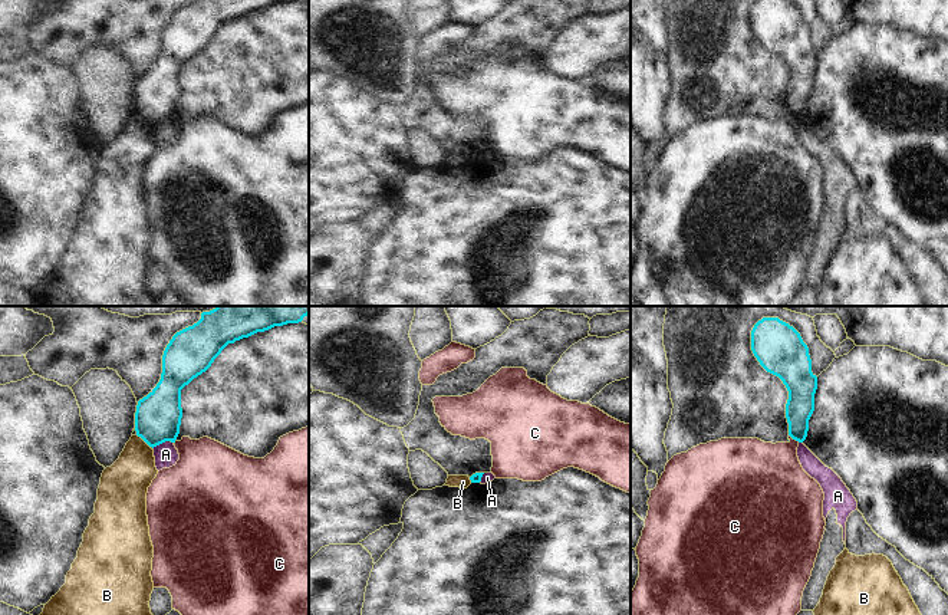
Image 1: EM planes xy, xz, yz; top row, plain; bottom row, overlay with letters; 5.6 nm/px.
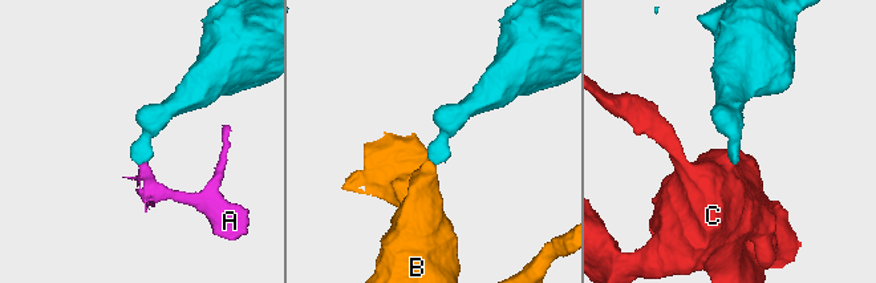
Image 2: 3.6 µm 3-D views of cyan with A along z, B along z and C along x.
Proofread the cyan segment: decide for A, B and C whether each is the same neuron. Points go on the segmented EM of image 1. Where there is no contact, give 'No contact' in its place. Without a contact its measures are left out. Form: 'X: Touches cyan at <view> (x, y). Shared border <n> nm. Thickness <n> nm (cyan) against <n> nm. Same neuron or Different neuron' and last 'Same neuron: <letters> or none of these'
A: Touches cyan at xy (163, 441). Shared border 130 nm. Thickness 260 nm (cyan) against 130 nm. Different neuron
B: Touches cyan at xy (144, 440). Shared border 110 nm. Thickness 260 nm (cyan) against 240 nm. Different neuron
C: Touches cyan at yz (795, 438). Shared border 80 nm. Thickness 160 nm (cyan) against 360 nm. Different neuron
Same neuron: none of these

